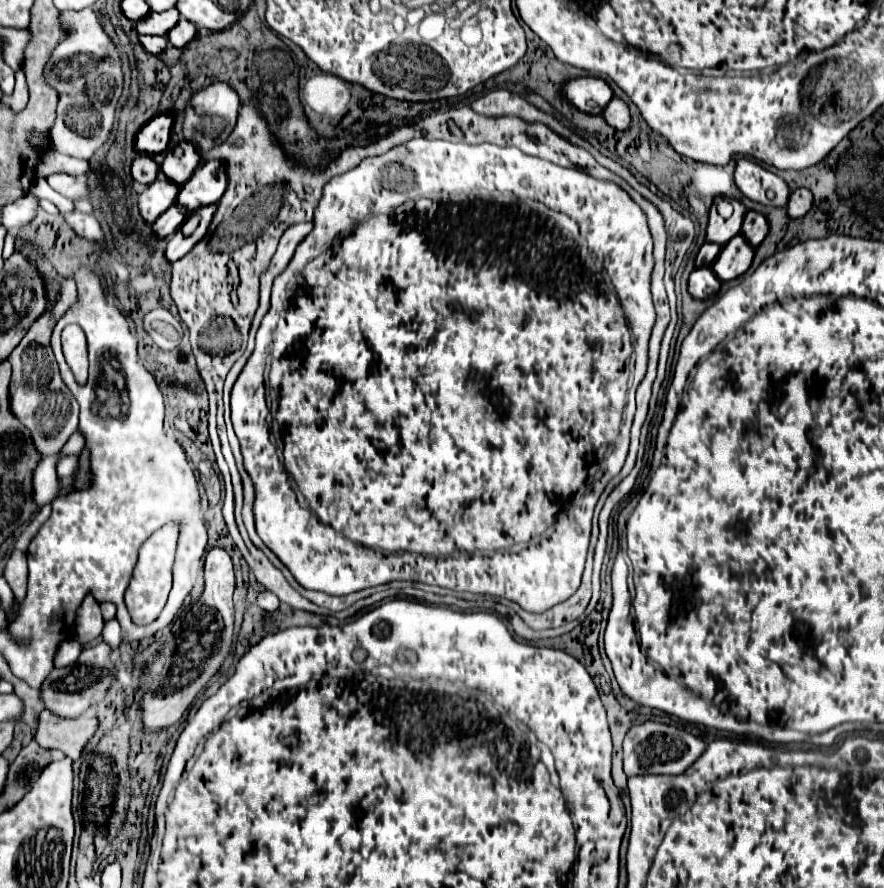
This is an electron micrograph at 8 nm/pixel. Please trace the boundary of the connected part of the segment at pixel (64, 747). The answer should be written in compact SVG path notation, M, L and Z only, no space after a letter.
M46 710L40 714L40 746L58 748L72 760L80 756L94 730L96 720L64 720Z

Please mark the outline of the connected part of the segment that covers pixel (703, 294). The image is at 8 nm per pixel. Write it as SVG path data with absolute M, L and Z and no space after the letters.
M698 268L690 274L688 292L696 296L696 300L710 300L716 298L720 290L720 280L710 268Z

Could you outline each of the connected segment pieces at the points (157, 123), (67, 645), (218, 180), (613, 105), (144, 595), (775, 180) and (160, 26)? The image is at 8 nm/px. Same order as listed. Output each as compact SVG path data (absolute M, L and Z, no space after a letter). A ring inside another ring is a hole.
M160 114L152 118L138 134L134 140L134 150L140 154L160 154L166 150L166 144L170 140L170 128L172 128L172 116L170 114Z
M68 640L68 642L62 642L60 650L58 650L58 658L56 658L56 666L68 666L72 664L78 654L82 652L82 644L76 642L76 640Z
M208 160L200 164L192 178L180 186L176 204L182 206L188 214L202 208L216 204L226 188L224 164L220 160Z
M612 98L608 106L602 112L604 120L614 128L614 130L626 130L630 126L630 112L628 106L620 98Z
M164 526L156 530L140 548L136 566L130 576L130 584L124 592L124 604L130 612L130 618L136 624L150 624L156 620L156 616L162 612L168 592L172 588L172 564L174 564L174 554L176 554L176 526Z
M738 160L734 180L736 180L736 186L740 188L740 192L758 204L782 208L788 202L788 196L790 196L788 184L780 176L776 176L774 172L762 168L760 164L756 164L752 160ZM768 190L774 192L772 200L766 198Z
M170 8L164 12L148 12L148 16L144 16L136 22L136 32L166 36L168 28L172 28L172 24L176 24L176 20L178 20L176 8Z

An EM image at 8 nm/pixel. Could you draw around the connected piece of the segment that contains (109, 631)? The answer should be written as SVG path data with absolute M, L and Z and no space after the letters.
M110 620L104 624L102 640L112 648L112 652L118 650L118 646L120 646L120 624L116 620Z

